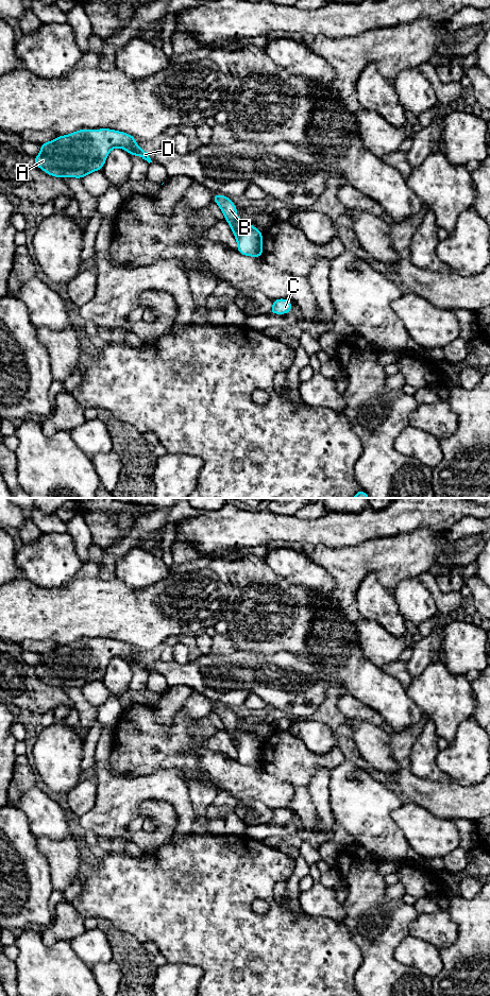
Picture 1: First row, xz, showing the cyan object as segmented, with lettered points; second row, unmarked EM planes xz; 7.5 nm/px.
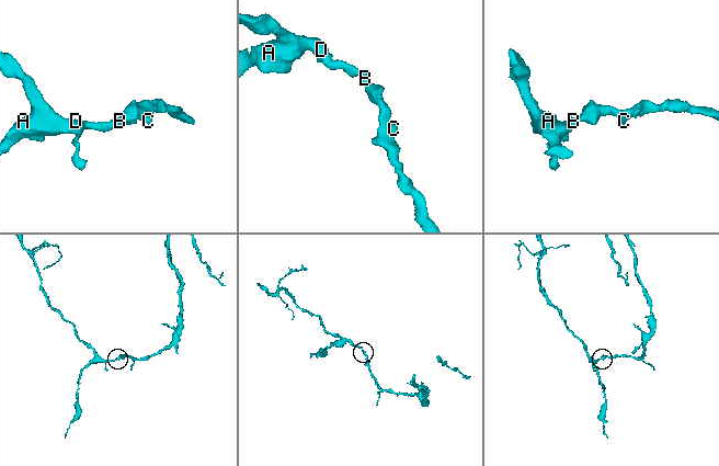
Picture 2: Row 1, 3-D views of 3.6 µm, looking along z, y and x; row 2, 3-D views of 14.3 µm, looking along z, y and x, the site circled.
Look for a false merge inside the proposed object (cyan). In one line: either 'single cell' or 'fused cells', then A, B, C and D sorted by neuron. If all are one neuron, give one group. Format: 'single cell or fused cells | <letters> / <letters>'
single cell | A B C D

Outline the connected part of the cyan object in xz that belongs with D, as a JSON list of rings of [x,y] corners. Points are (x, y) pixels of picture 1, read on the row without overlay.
[[[111,638],[78,639],[39,655],[41,663],[34,666],[33,674],[57,688],[66,686],[81,689],[94,681],[102,680],[114,657],[122,657],[131,666],[138,665],[152,672],[149,662],[136,654],[134,646]]]

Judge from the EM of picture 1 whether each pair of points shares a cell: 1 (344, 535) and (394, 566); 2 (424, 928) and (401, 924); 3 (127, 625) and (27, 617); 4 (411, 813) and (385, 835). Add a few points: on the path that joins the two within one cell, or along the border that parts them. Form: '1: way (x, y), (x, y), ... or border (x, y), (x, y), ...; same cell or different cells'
1: border (382, 537), (372, 537), (356, 544), (333, 548); different cells
2: border (419, 914), (410, 924), (409, 934); different cells
3: way (102, 617), (51, 617); same cell
4: border (402, 804), (391, 811), (391, 819), (409, 846); different cells

